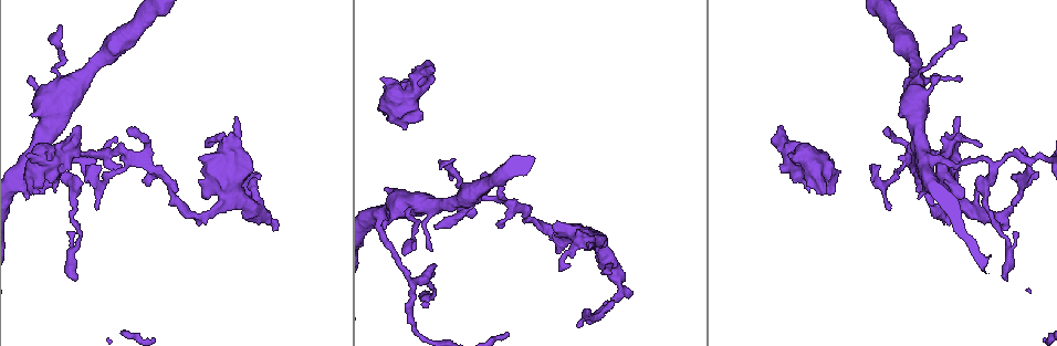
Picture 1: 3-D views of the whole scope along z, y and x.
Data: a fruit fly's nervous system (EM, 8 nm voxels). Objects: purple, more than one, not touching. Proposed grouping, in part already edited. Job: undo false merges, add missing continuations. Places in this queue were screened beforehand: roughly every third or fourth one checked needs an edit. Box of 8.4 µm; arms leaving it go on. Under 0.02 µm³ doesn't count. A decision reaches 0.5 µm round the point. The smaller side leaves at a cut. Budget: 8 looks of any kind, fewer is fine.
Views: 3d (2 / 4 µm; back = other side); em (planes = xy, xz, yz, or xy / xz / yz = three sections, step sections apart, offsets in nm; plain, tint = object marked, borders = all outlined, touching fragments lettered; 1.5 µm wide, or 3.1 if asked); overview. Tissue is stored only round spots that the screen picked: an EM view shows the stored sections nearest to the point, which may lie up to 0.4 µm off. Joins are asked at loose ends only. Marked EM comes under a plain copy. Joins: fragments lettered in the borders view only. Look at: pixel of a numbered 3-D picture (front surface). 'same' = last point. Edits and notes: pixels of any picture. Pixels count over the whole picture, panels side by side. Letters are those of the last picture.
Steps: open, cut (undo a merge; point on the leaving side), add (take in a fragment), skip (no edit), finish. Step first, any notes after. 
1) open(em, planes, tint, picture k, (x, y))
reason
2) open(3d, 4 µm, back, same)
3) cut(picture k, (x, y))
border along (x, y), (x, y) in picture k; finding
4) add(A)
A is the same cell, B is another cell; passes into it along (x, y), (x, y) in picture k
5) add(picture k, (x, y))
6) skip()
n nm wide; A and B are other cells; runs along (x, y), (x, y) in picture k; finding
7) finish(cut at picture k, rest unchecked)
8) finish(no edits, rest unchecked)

open(3d, 4 µm, picture 1, (148, 186))
thin end

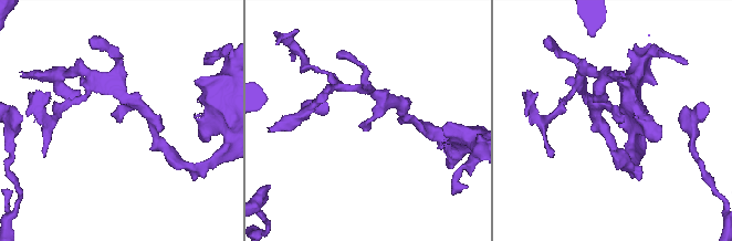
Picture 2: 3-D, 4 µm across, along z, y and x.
open(em, planes, borders, picture 2, (118, 122))

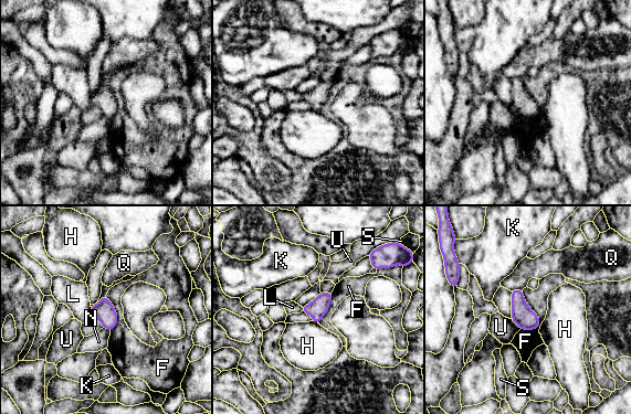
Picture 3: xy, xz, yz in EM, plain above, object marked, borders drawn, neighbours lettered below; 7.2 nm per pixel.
skip()
F touches over 300 nm; F, H, K, L, N, Q, S and U are other cells; border along (103, 327), (109, 331) in picture 3; no lettered fragment goes on from it

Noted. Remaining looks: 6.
open(em, planes, borders, picture 1, (437, 229))
branch stops here

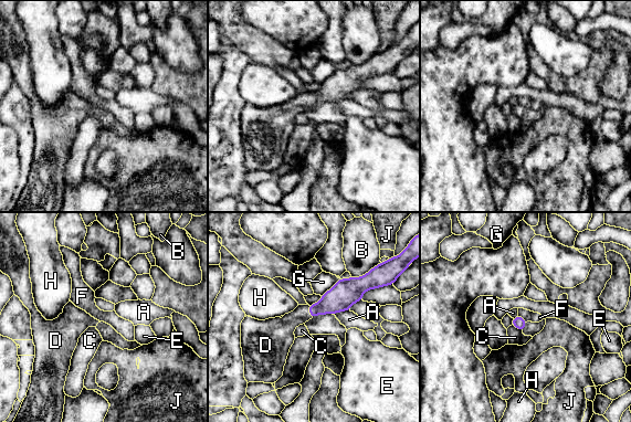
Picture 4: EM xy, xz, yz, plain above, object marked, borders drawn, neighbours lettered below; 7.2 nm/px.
add(picture 4, (281, 330))
90 nm wide; D is the same cell, A, B, C, E, F, G, H and J are other cells; passes into it along (339, 297), (309, 312), (281, 330) in picture 4; it goes on there

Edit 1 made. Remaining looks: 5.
open(overview)

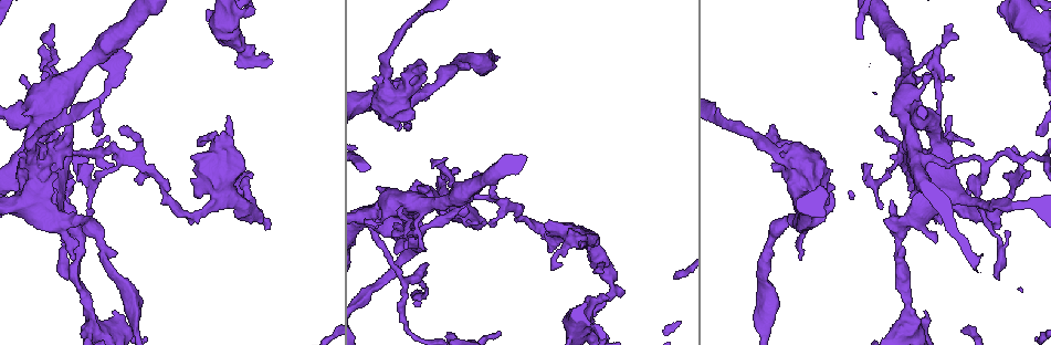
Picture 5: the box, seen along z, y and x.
open(3d, 4 µm, picture 5, (948, 115))
an open end

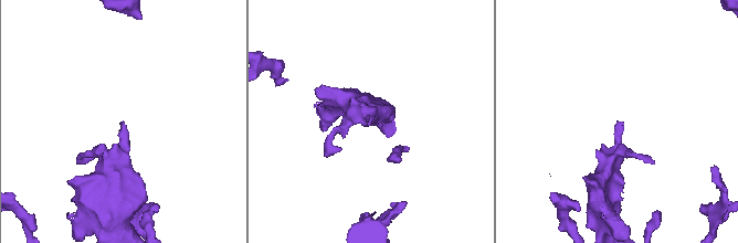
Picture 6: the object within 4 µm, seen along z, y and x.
open(em, planes, borders, picture 6, (124, 121))

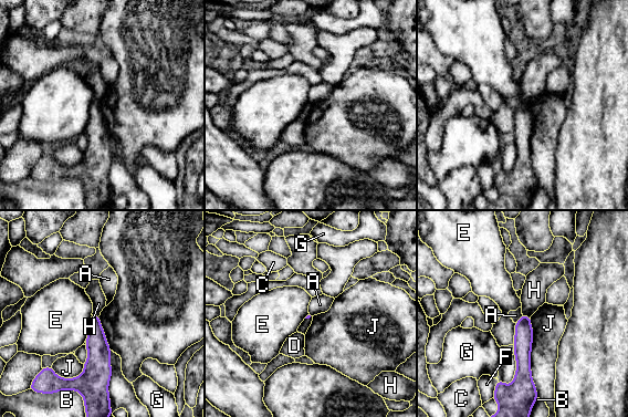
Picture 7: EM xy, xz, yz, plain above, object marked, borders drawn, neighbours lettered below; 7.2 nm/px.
skip()
J touches over 500 nm; A, B, C, D, E, F, G, H and J are other cells; runs along (524, 318), (523, 376), (517, 383) in picture 7; none of them fits

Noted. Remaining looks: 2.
finish(add at picture 4, rest unchecked)

